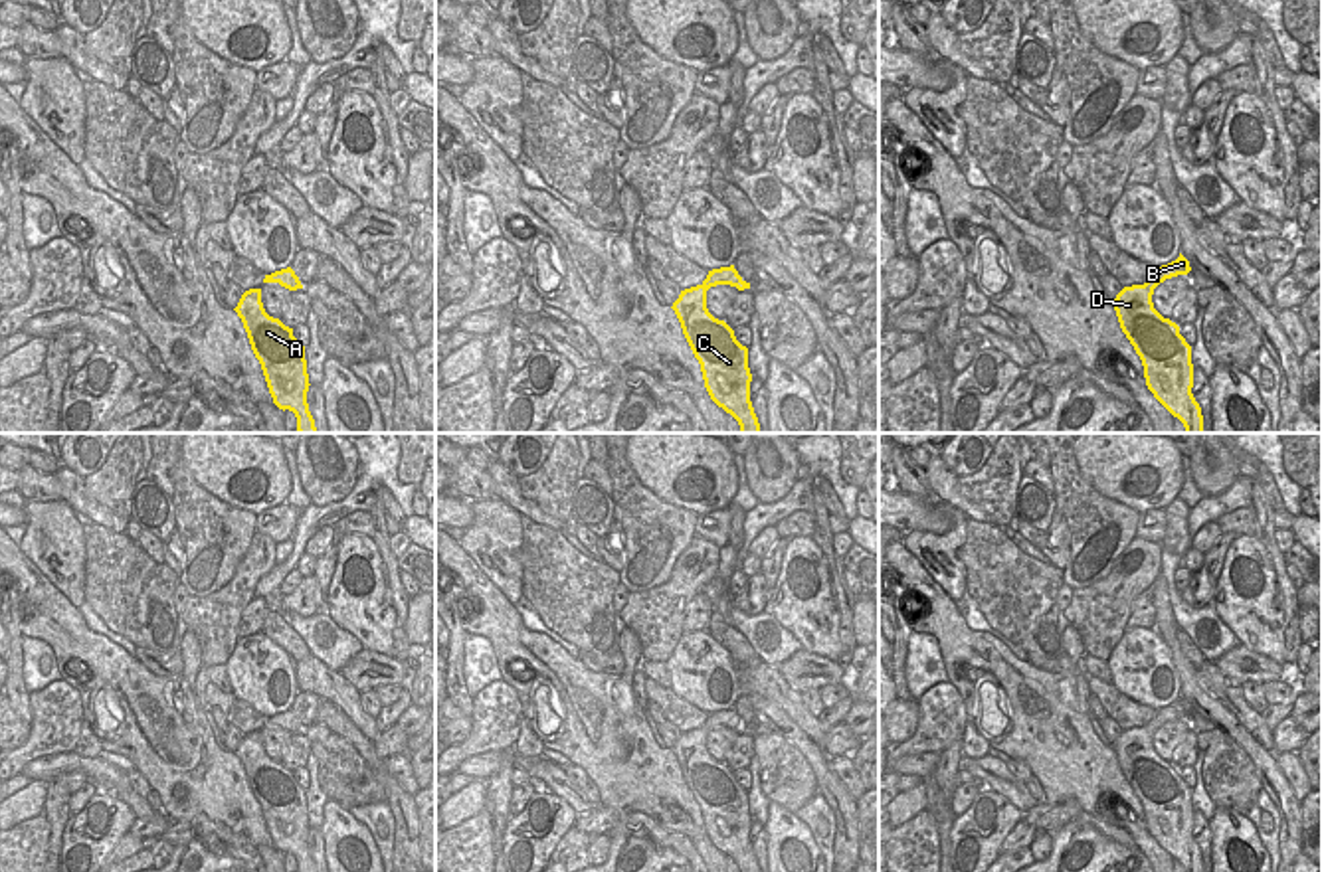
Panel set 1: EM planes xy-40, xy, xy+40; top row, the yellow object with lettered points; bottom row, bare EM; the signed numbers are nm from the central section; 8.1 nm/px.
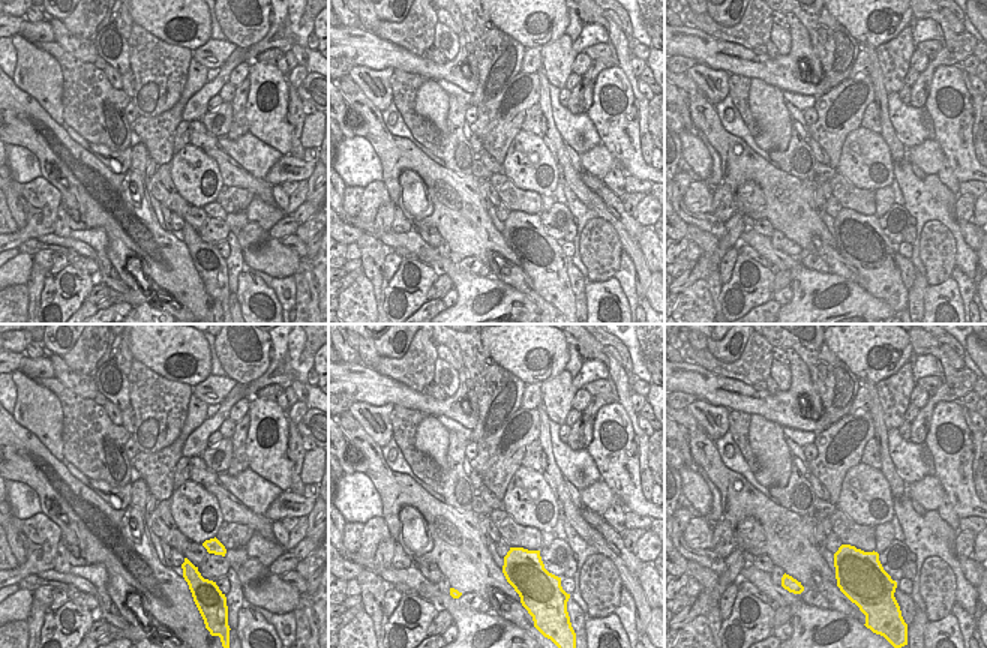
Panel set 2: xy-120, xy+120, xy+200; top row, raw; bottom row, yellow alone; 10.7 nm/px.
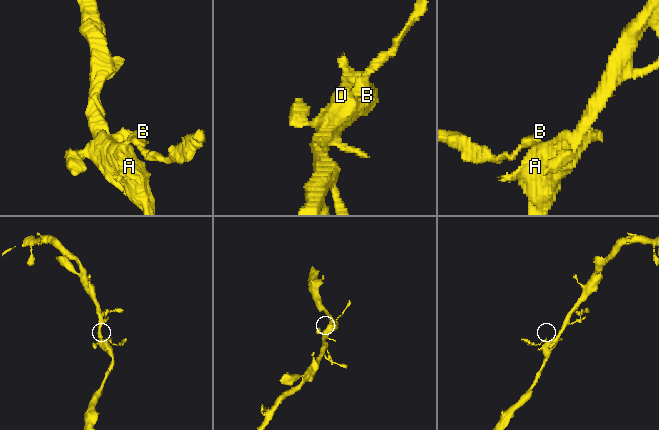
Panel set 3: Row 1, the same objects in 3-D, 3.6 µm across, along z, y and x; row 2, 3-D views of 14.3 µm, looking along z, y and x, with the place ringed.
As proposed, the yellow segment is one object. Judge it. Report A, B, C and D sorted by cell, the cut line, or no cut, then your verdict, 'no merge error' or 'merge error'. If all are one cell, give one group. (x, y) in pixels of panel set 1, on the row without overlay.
A C D / B | xy (703, 724), (713, 728) | merge error

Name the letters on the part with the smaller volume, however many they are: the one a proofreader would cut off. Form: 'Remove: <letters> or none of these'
Remove: B

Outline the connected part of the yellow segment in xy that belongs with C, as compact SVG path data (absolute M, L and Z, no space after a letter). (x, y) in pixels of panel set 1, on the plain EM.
M703 726L681 734L671 751L701 807L710 842L730 856L740 872L760 872L750 844L748 791L736 783L734 773L724 763L708 755L707 734L710 730L712 726Z

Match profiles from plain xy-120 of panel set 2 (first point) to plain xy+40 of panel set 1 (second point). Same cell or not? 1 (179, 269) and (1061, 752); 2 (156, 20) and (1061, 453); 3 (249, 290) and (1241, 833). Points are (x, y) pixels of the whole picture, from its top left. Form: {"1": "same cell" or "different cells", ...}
{"1": "same cell", "2": "different cells", "3": "same cell"}

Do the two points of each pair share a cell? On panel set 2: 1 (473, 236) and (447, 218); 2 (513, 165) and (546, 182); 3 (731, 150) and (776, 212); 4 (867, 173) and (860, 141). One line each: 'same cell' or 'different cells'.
1: same cell
2: same cell
3: same cell
4: same cell

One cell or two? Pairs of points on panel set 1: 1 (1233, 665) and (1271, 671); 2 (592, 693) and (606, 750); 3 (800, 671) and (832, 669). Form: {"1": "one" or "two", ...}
{"1": "one", "2": "one", "3": "one"}

